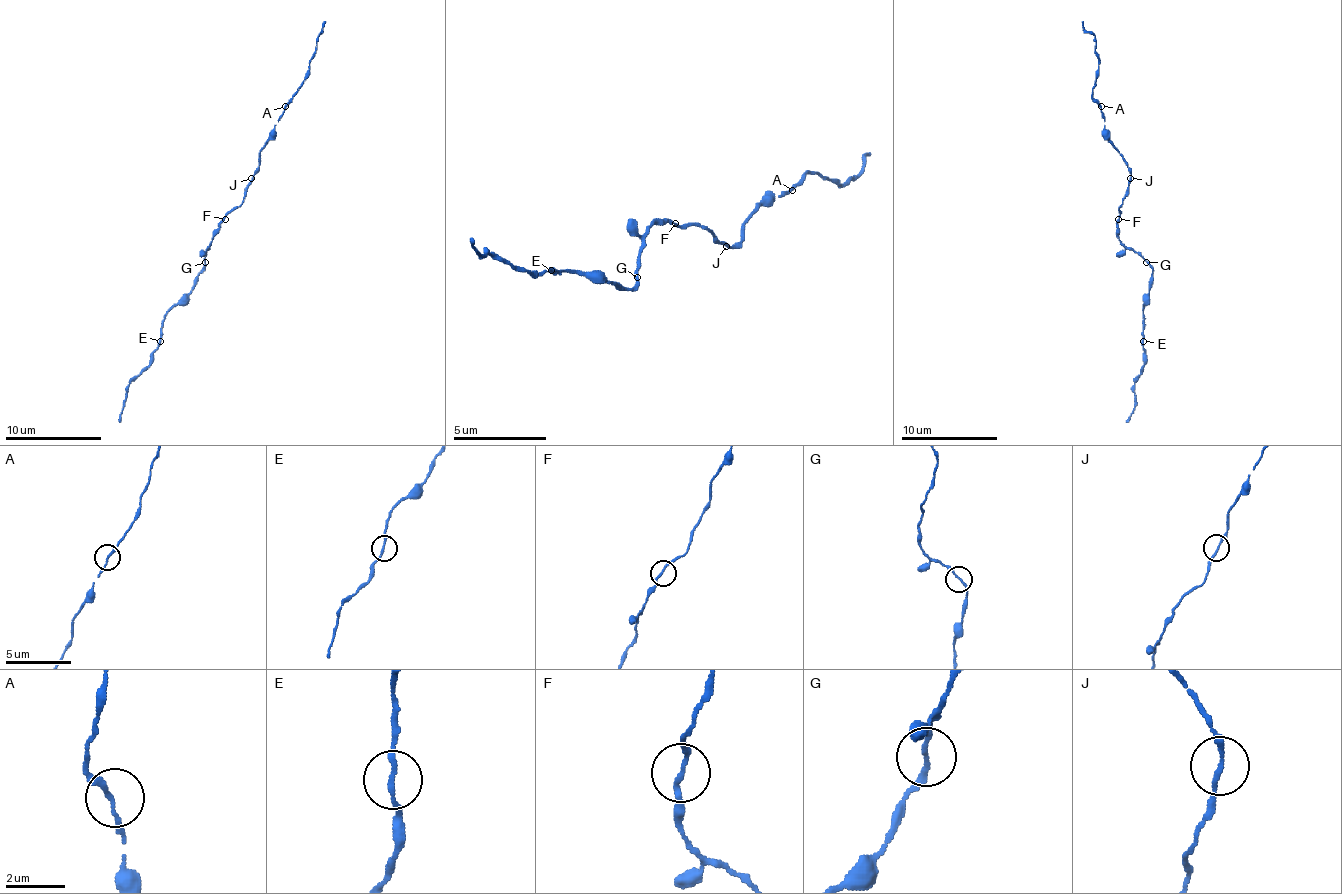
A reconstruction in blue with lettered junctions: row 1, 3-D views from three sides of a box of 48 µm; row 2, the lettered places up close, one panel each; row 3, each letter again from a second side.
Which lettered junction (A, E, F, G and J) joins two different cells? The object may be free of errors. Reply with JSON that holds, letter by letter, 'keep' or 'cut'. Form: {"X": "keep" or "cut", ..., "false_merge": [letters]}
{"A": "keep", "E": "keep", "F": "keep", "G": "keep", "J": "keep", "false_merge": []}

